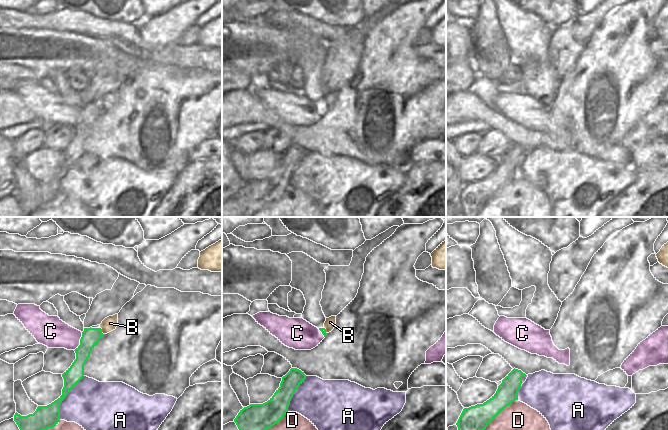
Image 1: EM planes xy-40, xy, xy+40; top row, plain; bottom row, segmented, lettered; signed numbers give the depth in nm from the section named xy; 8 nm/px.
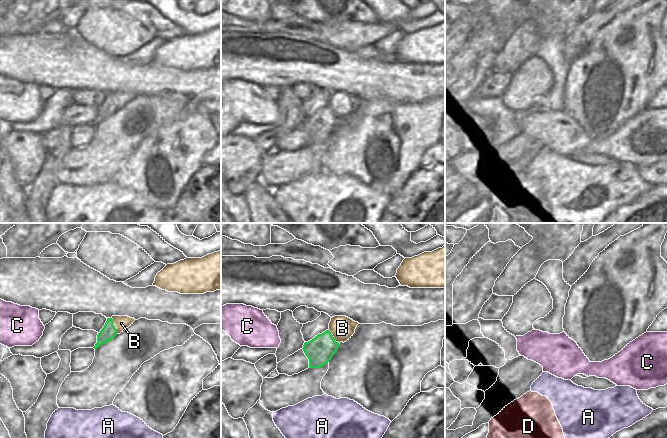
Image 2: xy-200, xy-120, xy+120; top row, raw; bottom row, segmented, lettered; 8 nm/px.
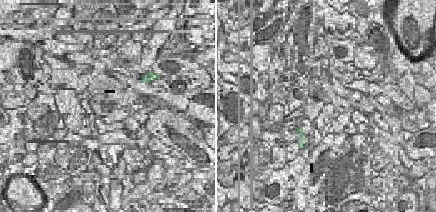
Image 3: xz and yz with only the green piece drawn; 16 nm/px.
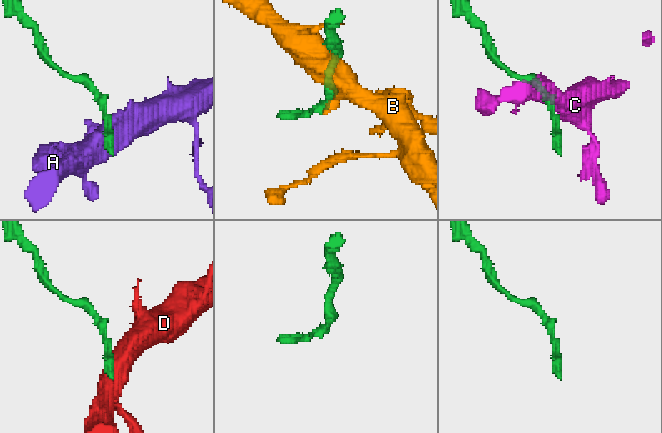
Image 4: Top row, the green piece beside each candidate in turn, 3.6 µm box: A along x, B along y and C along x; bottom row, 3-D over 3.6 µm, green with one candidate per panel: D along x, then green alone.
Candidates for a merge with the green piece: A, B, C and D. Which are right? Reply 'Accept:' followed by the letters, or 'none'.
Accept: none

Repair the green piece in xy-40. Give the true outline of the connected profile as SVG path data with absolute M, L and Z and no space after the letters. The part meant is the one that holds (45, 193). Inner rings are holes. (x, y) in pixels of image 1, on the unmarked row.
M84 104L80 121L74 126L76 135L62 150L64 163L62 171L57 176L47 182L38 182L33 190L27 192L15 189L14 197L26 216L43 206L55 203L60 198L60 181L68 169L84 153L84 141L90 133L92 125L98 120L103 111L101 104Z

